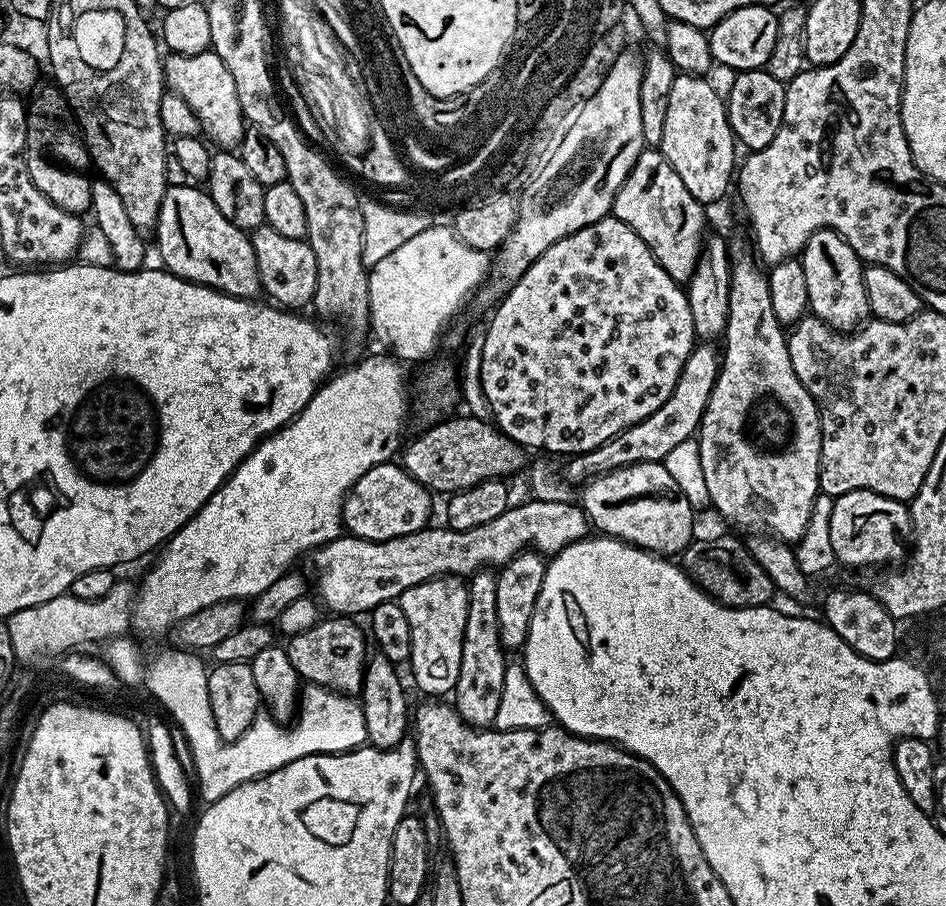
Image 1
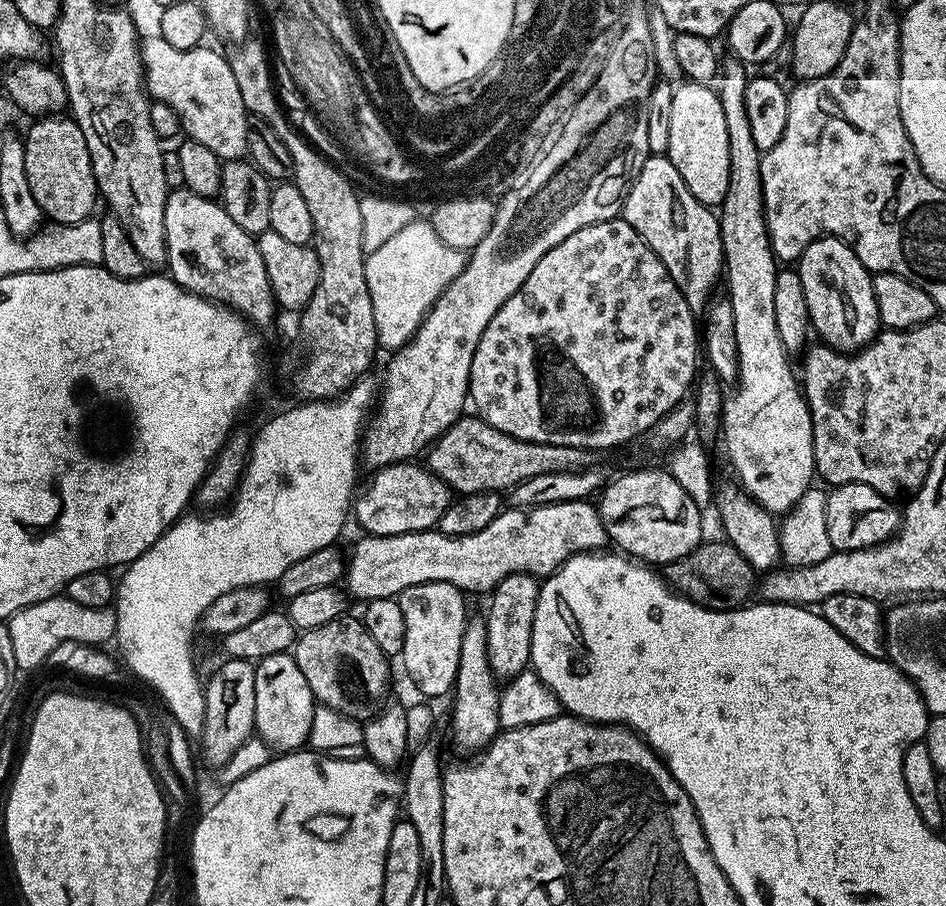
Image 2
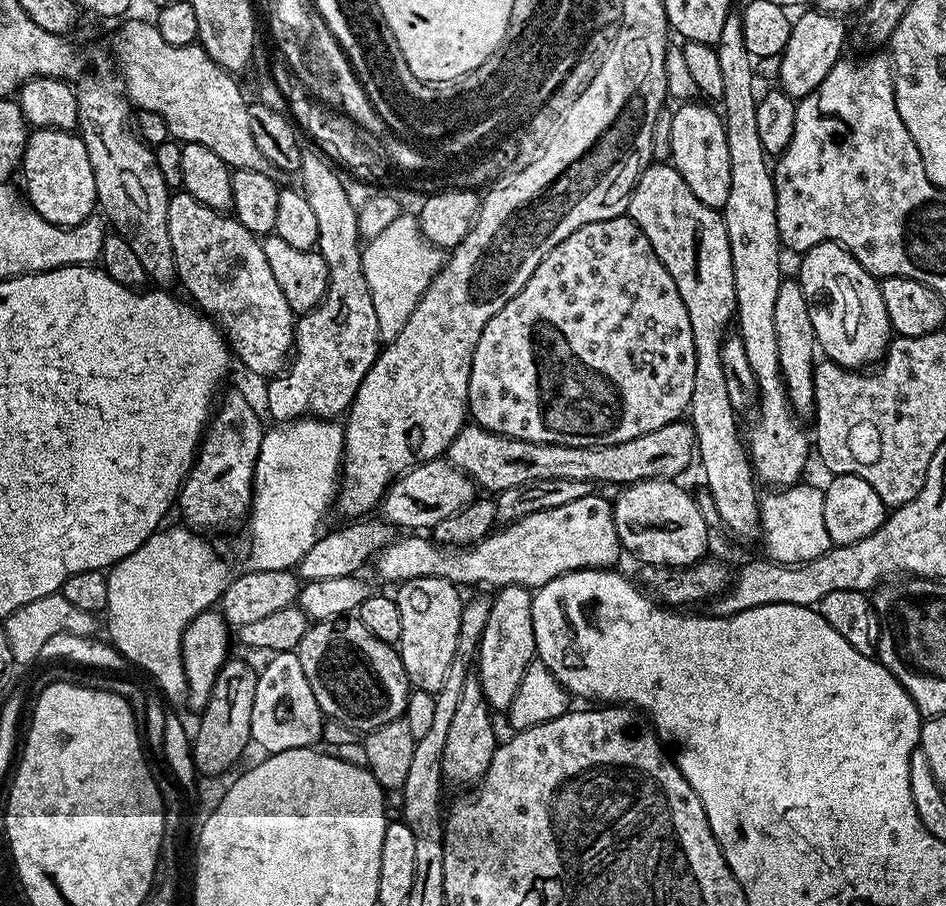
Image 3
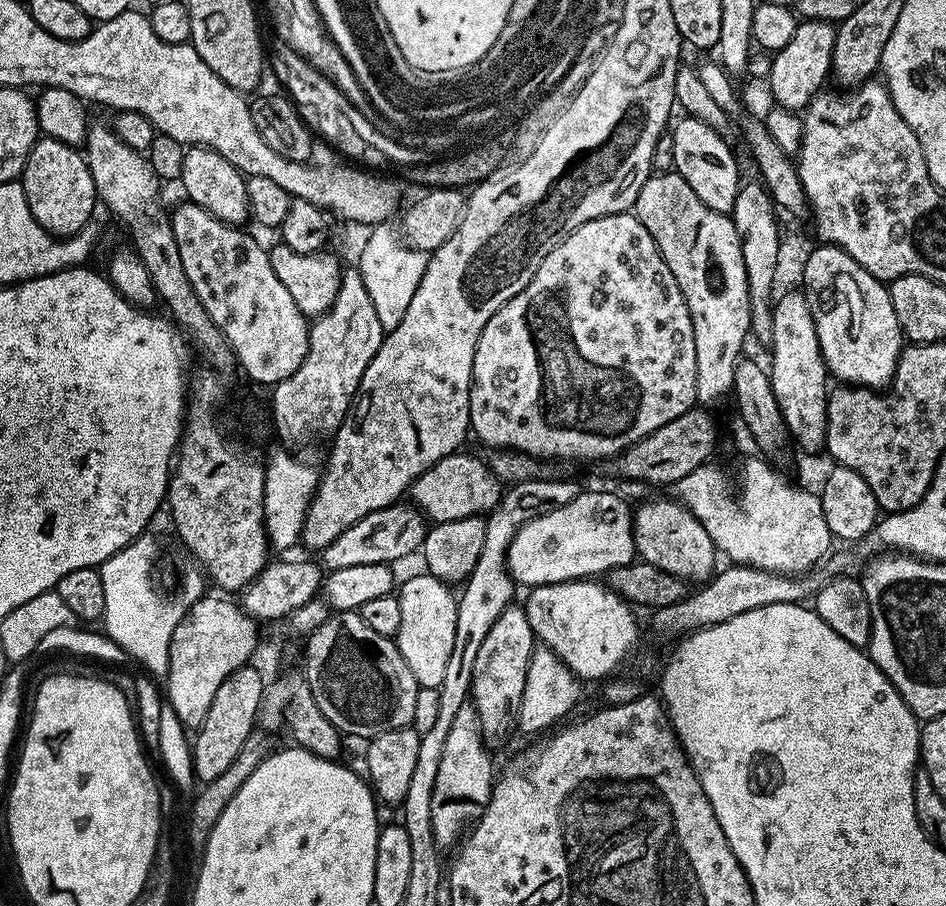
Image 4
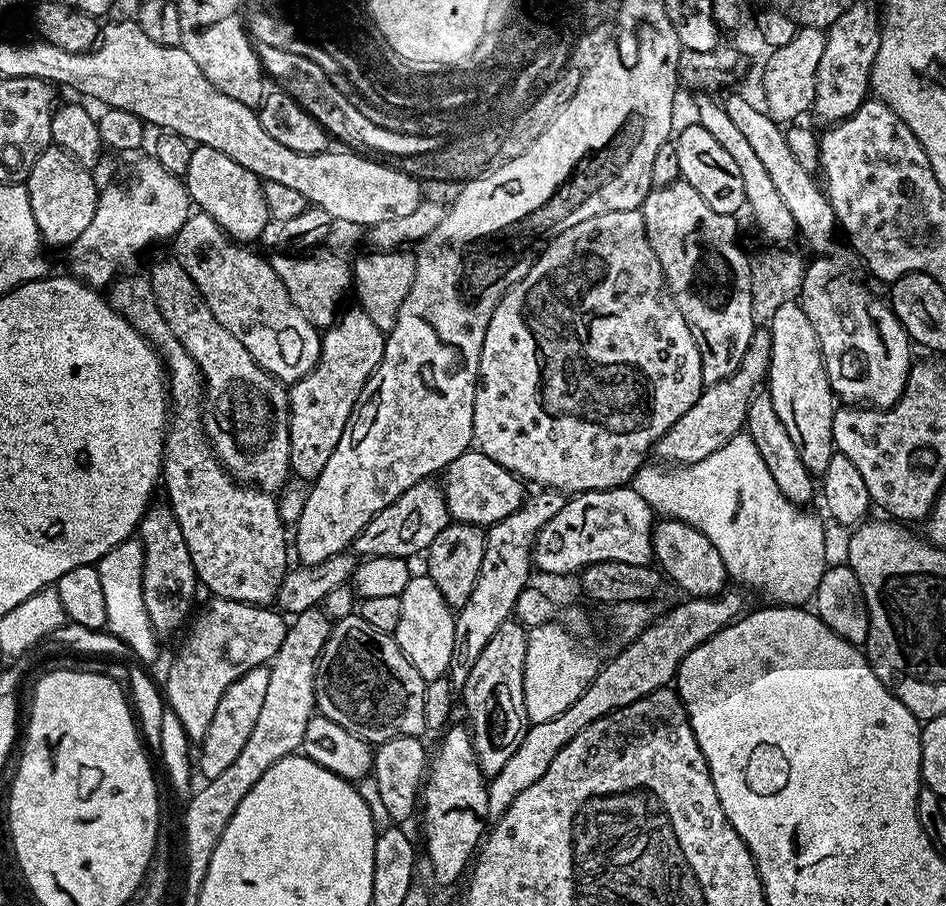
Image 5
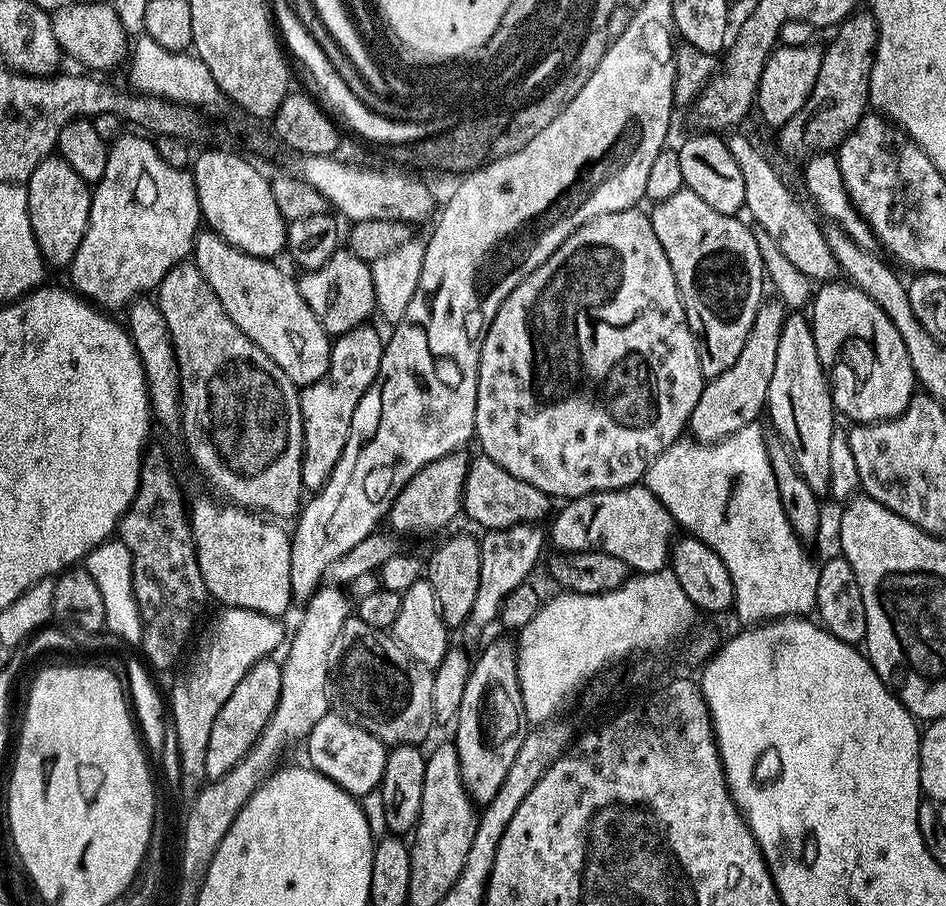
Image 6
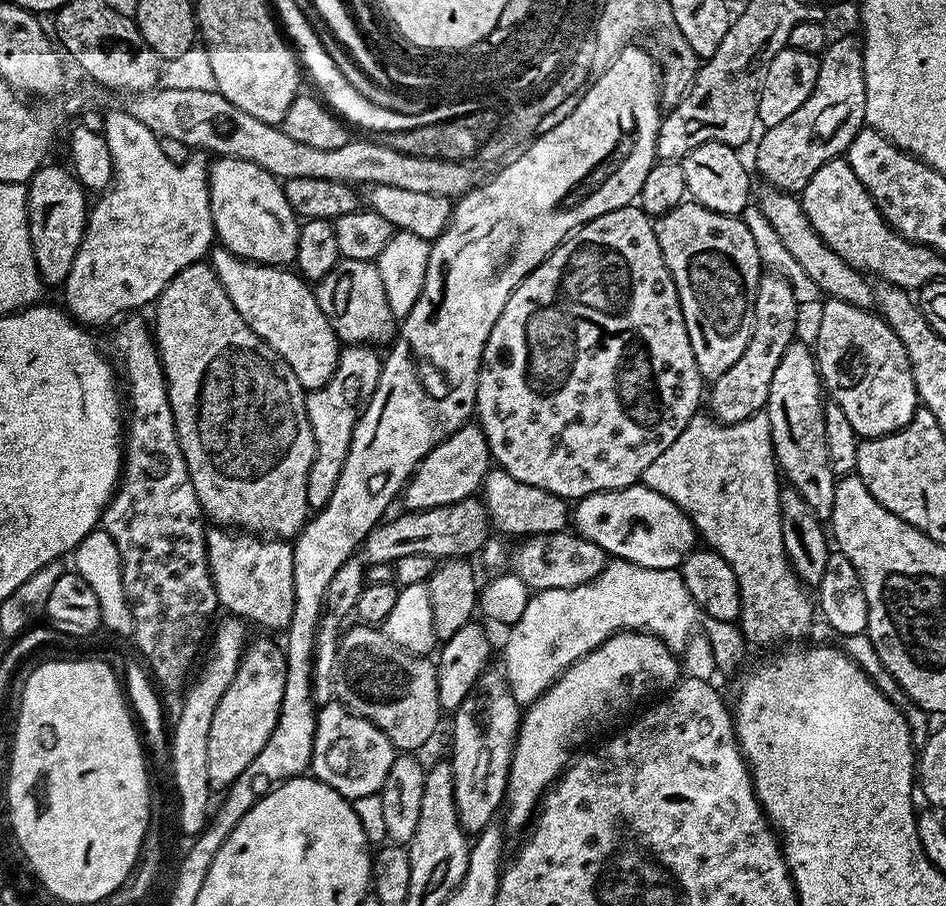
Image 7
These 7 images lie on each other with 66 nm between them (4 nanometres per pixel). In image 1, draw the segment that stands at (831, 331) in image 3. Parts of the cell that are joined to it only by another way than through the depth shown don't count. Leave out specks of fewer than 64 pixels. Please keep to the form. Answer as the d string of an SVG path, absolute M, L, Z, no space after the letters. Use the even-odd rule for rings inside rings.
M823 228L821 232L813 234L810 242L806 242L802 259L811 315L837 330L855 329L869 315L866 286L863 282L865 265L860 256L837 232Z

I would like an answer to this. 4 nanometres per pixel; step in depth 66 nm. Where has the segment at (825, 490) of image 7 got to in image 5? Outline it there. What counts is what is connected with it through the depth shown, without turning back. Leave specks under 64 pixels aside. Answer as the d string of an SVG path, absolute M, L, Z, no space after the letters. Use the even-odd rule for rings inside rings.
M787 298L774 311L766 327L772 336L770 366L766 377L768 397L774 402L774 410L778 418L782 418L782 426L786 426L786 434L790 434L798 450L798 458L802 458L802 466L814 474L822 474L826 466L830 466L834 451L832 427L838 400L824 369L814 322L810 322L810 314L806 314L803 304Z

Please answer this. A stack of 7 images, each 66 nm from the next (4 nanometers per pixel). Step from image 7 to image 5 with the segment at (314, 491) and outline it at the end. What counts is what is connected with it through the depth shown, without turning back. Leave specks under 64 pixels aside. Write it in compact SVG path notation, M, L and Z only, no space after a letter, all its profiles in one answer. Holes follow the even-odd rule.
M355 306L349 310L341 311L337 321L331 328L327 329L320 337L320 357L314 366L314 370L310 370L310 374L306 374L301 380L295 380L288 388L288 429L290 430L290 472L293 477L297 476L300 480L311 482L318 478L318 474L322 474L326 462L330 462L330 454L334 454L334 446L338 446L338 441L342 438L342 430L346 430L346 422L350 418L350 414L354 410L354 406L358 402L358 394L362 394L362 390L366 386L366 382L372 376L372 371L378 366L378 362L384 353L385 333L378 330L378 326L374 326L374 318L370 318L370 314L365 312L363 307Z

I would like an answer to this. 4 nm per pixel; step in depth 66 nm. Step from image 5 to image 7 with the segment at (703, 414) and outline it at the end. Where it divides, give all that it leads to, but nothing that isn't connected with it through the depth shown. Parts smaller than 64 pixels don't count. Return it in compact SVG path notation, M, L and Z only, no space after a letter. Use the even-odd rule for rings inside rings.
M772 270L761 275L756 287L756 300L752 304L752 337L742 350L742 358L726 370L726 374L711 381L710 391L706 396L711 415L722 424L737 424L750 418L755 412L765 411L768 407L770 382L774 382L774 370L782 362L782 354L797 339L796 323L800 320L802 305L795 300L794 290L787 278Z

